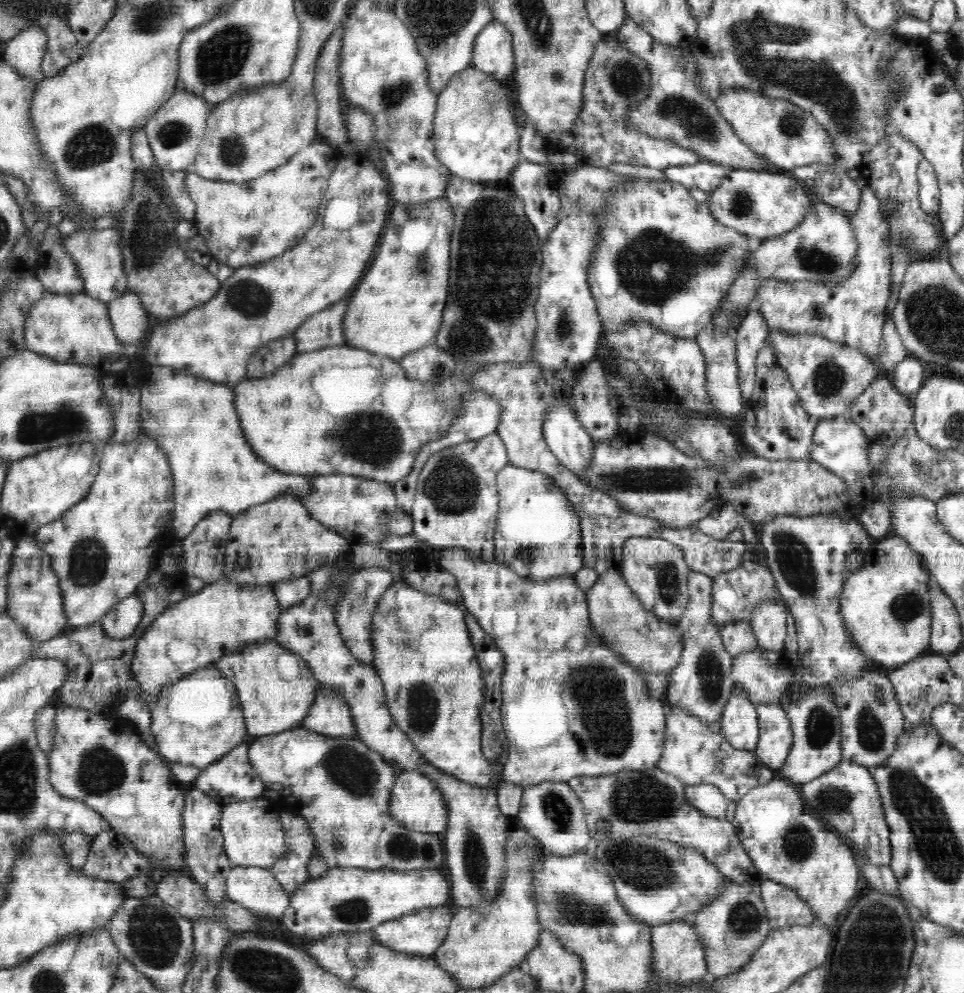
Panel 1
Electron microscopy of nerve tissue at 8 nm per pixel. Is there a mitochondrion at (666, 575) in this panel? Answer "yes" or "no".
yes

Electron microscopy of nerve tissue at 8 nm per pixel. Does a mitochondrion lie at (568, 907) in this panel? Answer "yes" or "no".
yes

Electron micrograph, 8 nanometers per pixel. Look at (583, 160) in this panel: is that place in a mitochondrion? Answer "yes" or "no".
no

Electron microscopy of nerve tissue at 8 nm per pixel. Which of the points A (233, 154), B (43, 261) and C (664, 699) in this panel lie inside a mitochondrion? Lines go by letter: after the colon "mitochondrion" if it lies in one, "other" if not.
A: mitochondrion
B: other
C: other

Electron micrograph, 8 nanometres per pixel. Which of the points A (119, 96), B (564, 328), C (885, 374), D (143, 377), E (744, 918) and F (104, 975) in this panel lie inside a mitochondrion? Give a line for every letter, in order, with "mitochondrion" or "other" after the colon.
A: other
B: mitochondrion
C: other
D: other
E: mitochondrion
F: other

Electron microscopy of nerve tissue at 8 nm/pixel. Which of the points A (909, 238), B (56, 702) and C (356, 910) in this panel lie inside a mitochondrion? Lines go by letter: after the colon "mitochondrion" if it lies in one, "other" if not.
A: mitochondrion
B: other
C: mitochondrion

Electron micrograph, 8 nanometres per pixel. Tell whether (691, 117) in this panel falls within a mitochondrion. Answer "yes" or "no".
yes

